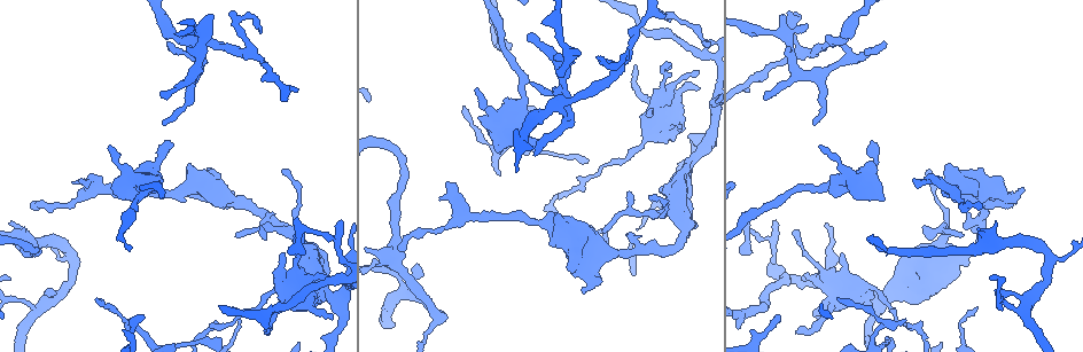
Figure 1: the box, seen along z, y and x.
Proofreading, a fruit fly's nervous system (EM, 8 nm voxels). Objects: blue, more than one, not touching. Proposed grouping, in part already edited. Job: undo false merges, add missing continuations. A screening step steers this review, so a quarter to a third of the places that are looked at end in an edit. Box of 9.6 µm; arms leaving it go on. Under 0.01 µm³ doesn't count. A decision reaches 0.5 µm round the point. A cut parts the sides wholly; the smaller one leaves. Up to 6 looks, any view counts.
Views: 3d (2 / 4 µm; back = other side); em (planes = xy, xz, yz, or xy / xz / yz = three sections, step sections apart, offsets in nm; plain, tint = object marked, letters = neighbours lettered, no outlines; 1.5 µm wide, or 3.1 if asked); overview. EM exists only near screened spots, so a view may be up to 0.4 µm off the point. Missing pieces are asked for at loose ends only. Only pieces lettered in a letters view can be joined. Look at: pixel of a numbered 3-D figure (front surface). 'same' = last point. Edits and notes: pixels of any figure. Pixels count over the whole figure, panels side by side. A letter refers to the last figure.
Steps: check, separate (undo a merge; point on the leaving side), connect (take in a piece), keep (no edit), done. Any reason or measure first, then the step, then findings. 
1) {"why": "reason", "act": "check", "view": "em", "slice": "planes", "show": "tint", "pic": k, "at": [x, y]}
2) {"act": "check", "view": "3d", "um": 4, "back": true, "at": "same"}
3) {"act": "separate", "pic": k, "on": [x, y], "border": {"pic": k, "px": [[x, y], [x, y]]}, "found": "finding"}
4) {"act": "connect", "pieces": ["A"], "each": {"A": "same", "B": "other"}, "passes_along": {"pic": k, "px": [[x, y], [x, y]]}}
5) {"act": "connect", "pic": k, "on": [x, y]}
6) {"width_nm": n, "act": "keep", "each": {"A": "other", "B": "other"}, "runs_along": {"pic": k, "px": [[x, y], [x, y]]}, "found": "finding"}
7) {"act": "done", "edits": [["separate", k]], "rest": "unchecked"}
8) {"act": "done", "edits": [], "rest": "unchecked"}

{"why": "sharp bend", "act": "check", "view": "3d", "um": 4, "pic": 1, "at": [441, 317]}

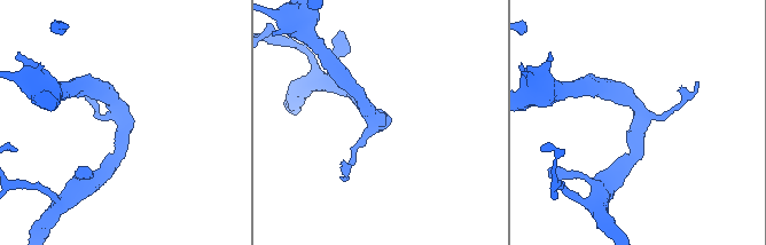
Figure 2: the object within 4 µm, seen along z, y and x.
{"why": "shape alone is not enough", "act": "check", "view": "em", "slice": "planes", "show": "letters", "pic": 2, "at": [640, 112]}

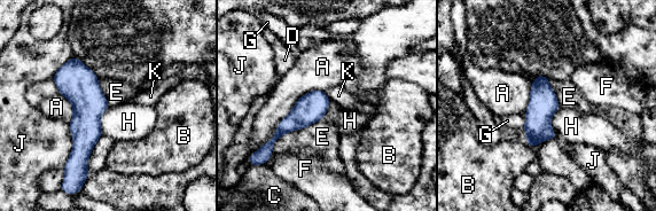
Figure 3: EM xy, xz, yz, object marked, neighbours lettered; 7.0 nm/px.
{"width_nm": 190, "act": "keep", "each": {"A": "other", "B": "other", "C": "other", "D": "other", "E": "other", "F": "other", "G": "other", "H": "other", "J": "other", "K": "other"}, "found": "all the same cell"}

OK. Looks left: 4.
{"why": "thick turns thin", "act": "check", "view": "3d", "um": 4, "pic": 1, "at": [552, 110]}

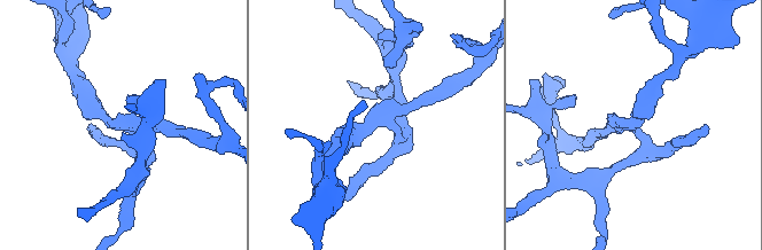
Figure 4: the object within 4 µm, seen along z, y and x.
{"arms": 3, "arm_widths_nm": [190, 190, 360], "act": "check", "view": "em", "slice": "planes", "show": "letters", "pic": 4, "at": [118, 122]}

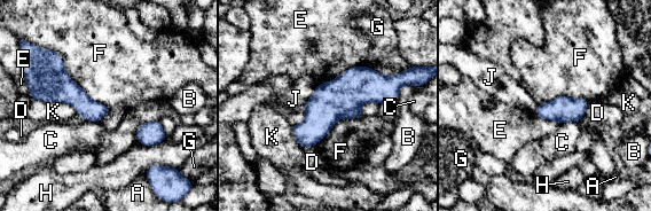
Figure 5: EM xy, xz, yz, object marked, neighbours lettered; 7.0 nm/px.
{"act": "keep", "each": {"A": "other", "B": "other", "C": "other", "D": "other", "E": "other", "F": "other", "G": "other", "H": "other", "J": "other", "K": "other"}, "border": {"pic": 5, "px": [[55, 53], [70, 78], [109, 108]]}, "found": "all the same cell"}

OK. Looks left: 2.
{"why": "free end", "act": "check", "view": "em", "slice": "yz", "step": 4, "show": "letters", "pic": 1, "at": [796, 333]}

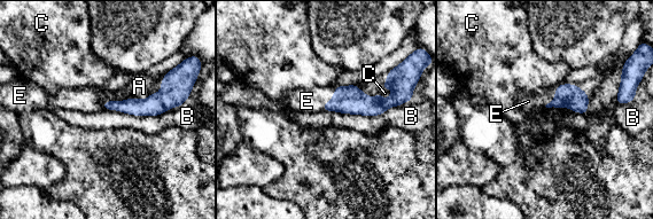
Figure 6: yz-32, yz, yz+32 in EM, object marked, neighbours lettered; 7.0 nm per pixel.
{"act": "connect", "pieces": ["E"], "each": {"A": "other", "B": "other", "C": "other", "E": "same"}, "passes_along": {"pic": 6, "px": [[349, 99], [331, 100], [306, 101]]}, "found": "the cell continues"}

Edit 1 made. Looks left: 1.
{"act": "done", "edits": [["connect", 6]], "rest": "unchecked"}

